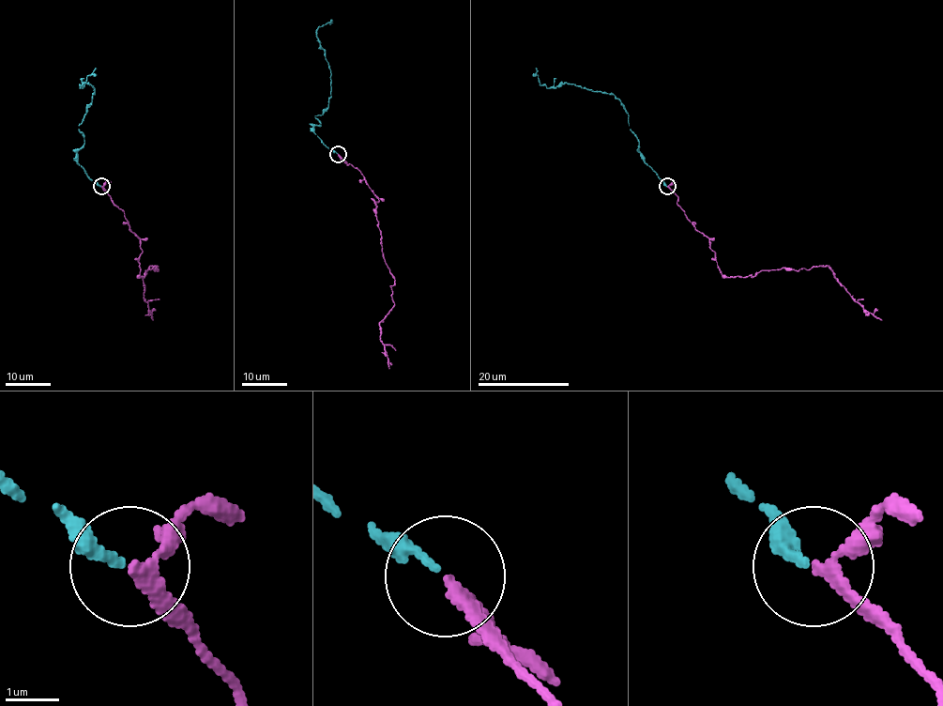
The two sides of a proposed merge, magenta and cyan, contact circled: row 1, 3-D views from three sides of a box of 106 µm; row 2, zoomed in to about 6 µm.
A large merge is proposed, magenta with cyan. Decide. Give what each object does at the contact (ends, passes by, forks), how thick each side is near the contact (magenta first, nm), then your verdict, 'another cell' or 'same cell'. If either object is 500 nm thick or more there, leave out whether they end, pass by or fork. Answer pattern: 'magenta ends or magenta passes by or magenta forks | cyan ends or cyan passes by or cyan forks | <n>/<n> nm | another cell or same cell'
magenta passes by | cyan ends | 190/190 nm | same cell

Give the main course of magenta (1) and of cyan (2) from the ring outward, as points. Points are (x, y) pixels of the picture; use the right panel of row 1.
1: (667, 187), (684, 215), (709, 240), (717, 268), (726, 276), (828, 267), (854, 299), (881, 320)
2: (666, 187), (644, 161), (639, 140), (618, 99), (573, 84), (546, 87), (539, 84), (535, 68)

